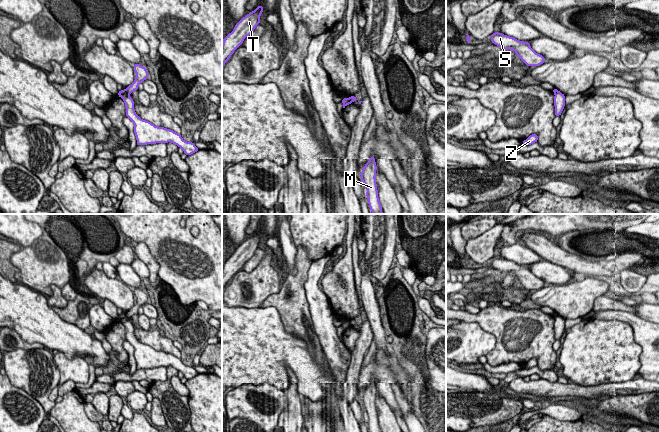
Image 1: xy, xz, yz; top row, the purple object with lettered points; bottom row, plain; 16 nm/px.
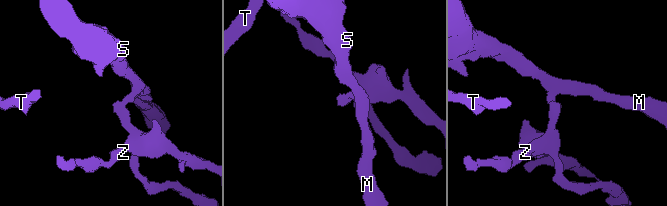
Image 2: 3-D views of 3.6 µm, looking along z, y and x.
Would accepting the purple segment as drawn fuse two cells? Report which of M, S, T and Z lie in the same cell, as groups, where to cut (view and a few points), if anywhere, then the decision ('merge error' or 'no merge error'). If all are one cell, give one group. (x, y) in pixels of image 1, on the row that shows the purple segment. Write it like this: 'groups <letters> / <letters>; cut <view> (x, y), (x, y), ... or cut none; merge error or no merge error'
groups M S T / Z; cut xy (124, 90), (128, 94); merge error

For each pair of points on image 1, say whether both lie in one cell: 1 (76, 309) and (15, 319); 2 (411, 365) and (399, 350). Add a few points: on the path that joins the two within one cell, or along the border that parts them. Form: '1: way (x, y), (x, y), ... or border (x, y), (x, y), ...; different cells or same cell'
1: border (50, 307), (61, 318), (76, 325); different cells
2: way (410, 361), (403, 354); same cell

